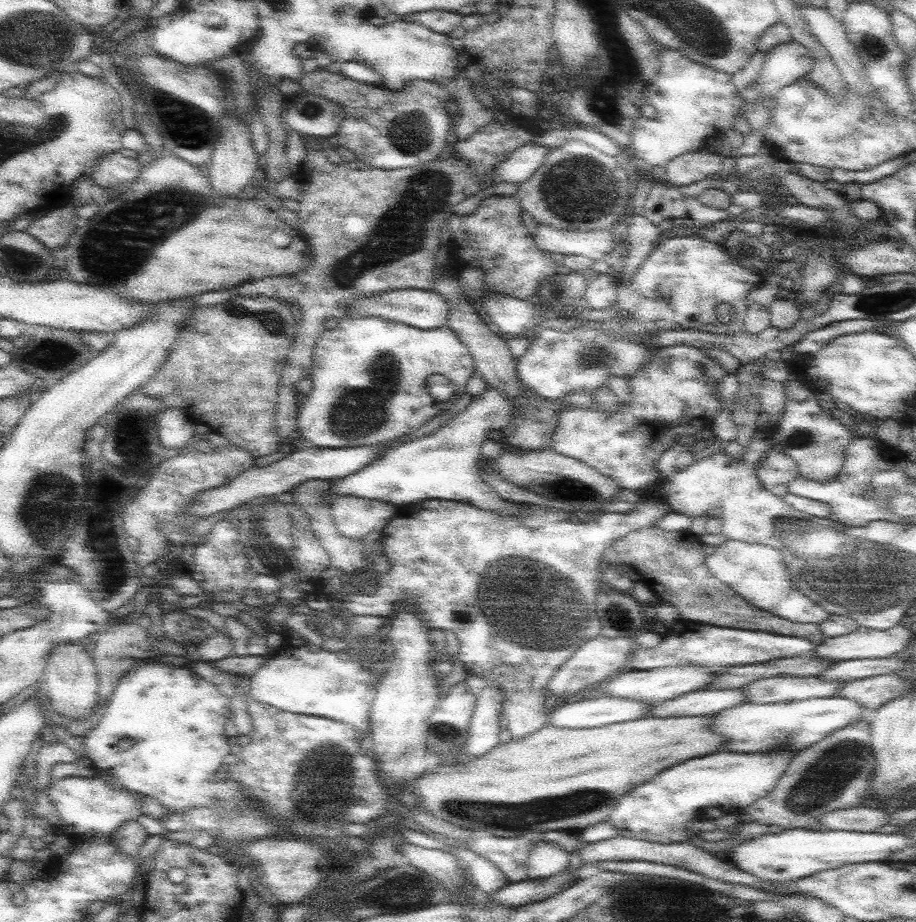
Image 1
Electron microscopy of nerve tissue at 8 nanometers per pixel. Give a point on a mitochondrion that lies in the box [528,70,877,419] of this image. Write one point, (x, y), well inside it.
(578, 190)

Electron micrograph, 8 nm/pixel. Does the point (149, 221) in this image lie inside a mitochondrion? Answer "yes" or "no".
yes

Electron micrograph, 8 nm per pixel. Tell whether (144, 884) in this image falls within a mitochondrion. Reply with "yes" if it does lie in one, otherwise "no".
no

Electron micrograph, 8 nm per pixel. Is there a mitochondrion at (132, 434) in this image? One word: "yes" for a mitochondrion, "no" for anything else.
yes

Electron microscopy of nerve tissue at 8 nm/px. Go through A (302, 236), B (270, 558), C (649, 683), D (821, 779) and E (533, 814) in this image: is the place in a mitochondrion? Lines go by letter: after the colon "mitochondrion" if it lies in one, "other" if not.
A: other
B: mitochondrion
C: other
D: mitochondrion
E: mitochondrion

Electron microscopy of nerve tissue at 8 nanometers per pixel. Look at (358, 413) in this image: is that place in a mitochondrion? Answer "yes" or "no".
yes

